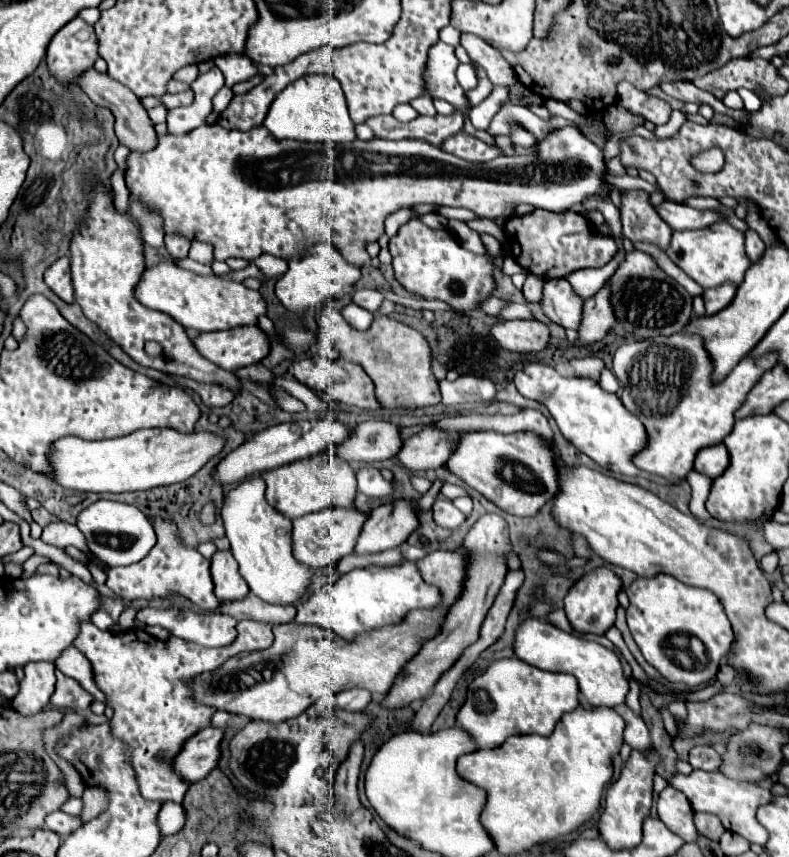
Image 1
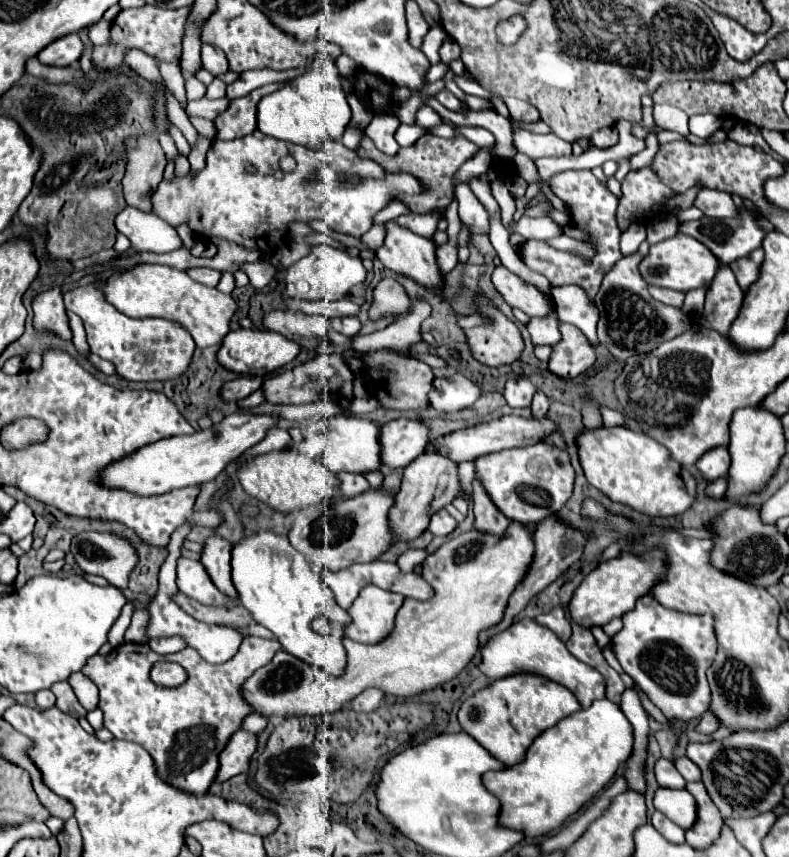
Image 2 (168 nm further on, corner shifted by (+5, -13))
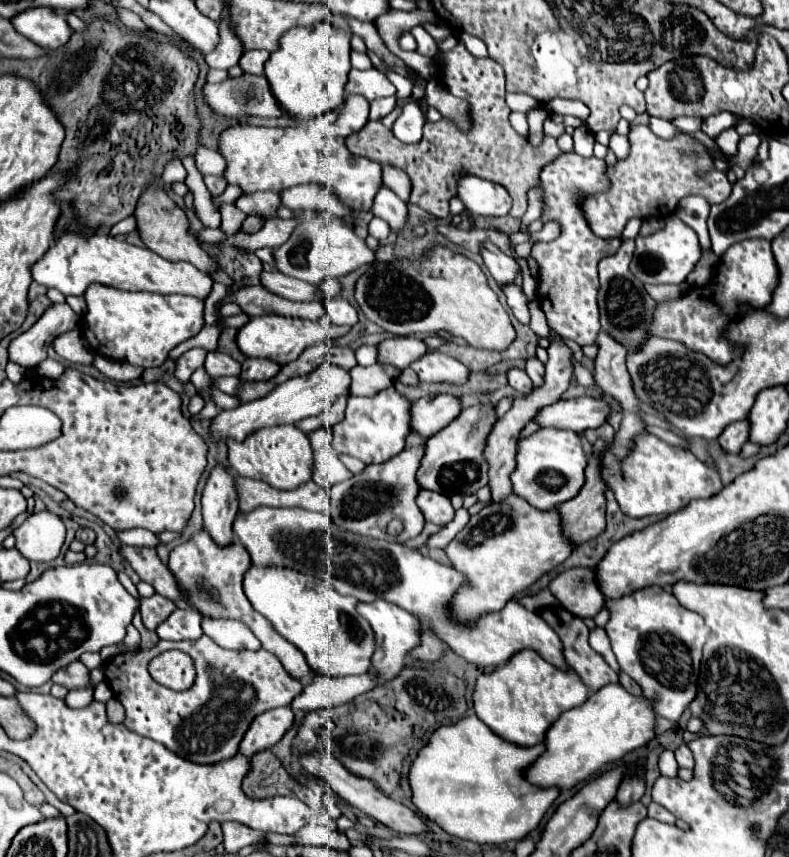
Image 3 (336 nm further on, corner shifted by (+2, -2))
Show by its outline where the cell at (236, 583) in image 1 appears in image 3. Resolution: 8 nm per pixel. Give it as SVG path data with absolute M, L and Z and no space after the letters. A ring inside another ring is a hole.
M215 466L203 488L203 520L205 530L219 546L235 542L233 522L237 516L237 494L233 476L223 468Z

